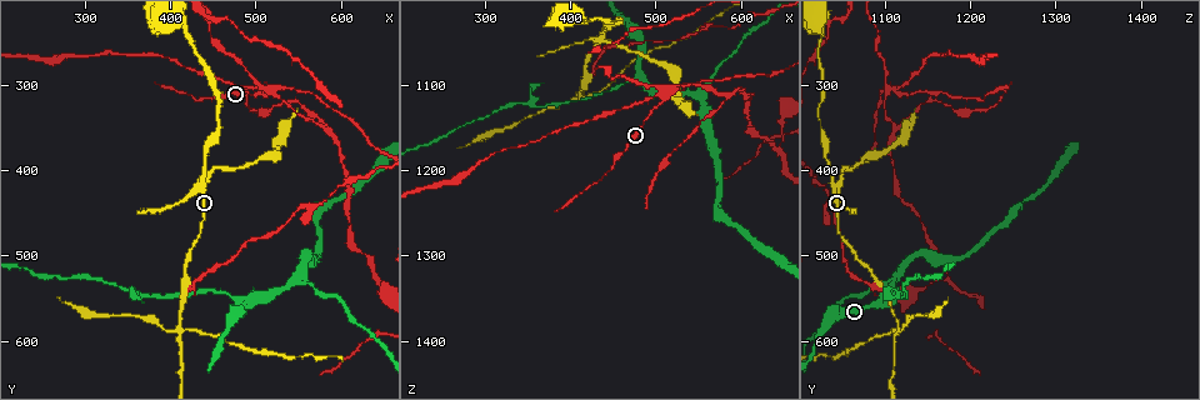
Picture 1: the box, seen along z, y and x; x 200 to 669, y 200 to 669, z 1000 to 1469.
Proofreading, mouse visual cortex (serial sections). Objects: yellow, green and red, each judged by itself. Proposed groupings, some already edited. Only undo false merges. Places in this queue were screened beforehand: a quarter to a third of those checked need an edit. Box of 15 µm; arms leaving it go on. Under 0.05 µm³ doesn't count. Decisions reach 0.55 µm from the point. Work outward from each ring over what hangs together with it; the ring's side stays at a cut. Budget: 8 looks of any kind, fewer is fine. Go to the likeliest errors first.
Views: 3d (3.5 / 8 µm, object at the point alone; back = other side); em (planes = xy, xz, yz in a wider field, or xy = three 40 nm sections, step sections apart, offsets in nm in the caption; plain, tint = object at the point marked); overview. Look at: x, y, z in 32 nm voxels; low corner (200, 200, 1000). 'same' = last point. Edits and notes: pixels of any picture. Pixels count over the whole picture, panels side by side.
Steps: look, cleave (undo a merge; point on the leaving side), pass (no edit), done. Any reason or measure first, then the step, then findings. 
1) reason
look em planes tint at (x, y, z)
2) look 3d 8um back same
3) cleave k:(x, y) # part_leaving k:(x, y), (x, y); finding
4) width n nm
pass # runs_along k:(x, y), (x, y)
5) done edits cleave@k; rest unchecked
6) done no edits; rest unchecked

abrupt turn
look 3d 8um at (415, 580, 1115)

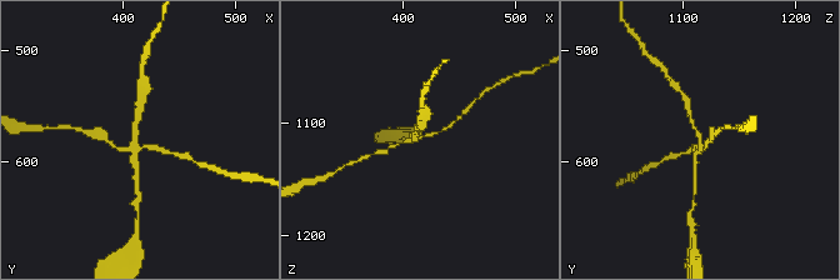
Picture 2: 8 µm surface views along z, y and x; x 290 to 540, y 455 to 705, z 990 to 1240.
arms 4; arm_widths 100, 150, 150, 150 nm
look em xy step 2 tint at (412, 582, 1116)

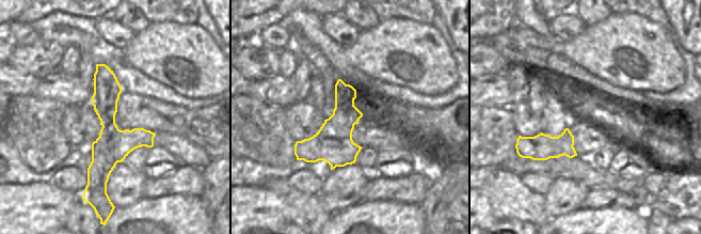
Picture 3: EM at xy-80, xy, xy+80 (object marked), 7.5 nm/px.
cleave 2:(104, 136) # part_leaving 2:(131, 146), (123, 150), (86, 131); a second cell is stuck on

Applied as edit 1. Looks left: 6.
look overview

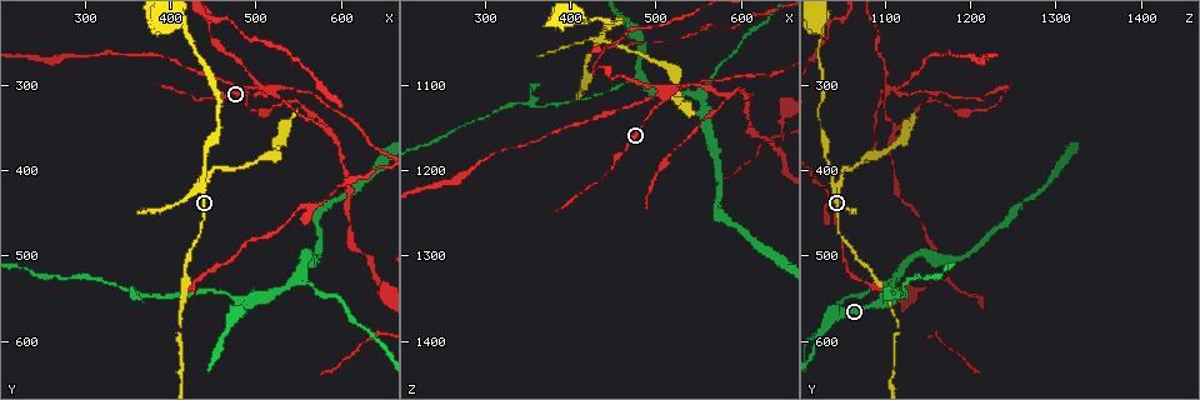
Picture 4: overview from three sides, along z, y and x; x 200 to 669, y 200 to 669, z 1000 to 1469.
four arms meet
look 3d 8um at (510, 310, 1120)

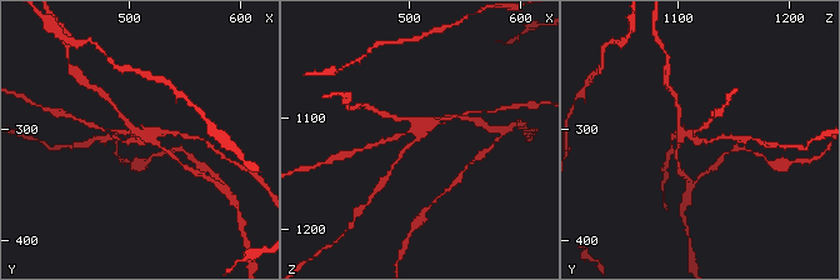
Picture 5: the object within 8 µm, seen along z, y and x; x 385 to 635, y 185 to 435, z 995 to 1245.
look 3d 3.5um back at (510, 312, 1118)

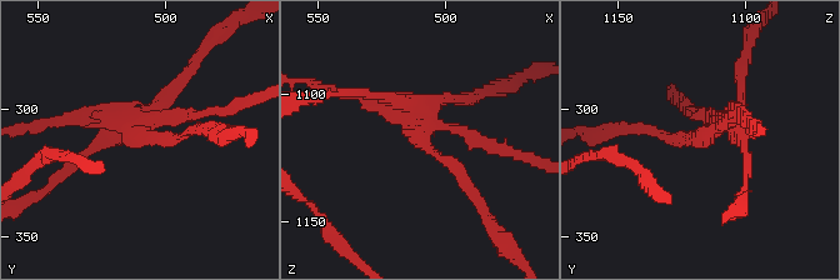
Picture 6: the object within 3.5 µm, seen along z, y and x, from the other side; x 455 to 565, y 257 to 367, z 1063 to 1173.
need the tissue
look em xy step 2 tint at (511, 309, 1118)

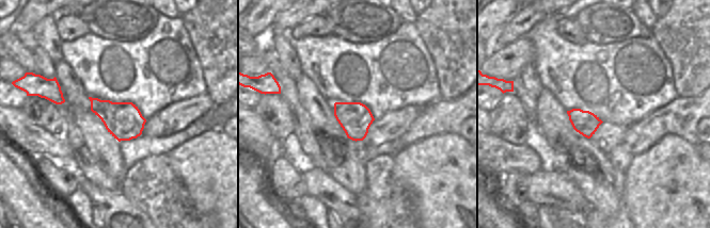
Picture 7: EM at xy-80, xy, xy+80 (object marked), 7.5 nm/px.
cleave 6:(693, 114) # part_leaving 6:(409, 118), (394, 98), (324, 95); two cells meet here

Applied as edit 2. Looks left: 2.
narrows sharply
look 3d 3.5um at (365, 545, 1125)

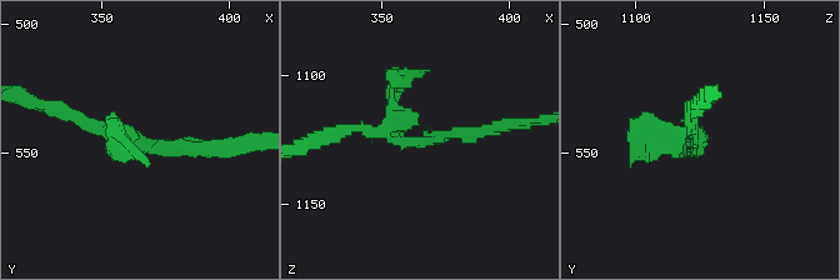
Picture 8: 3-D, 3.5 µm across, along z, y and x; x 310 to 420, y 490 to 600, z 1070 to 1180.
look em xy step 2 tint at (365, 544, 1126)

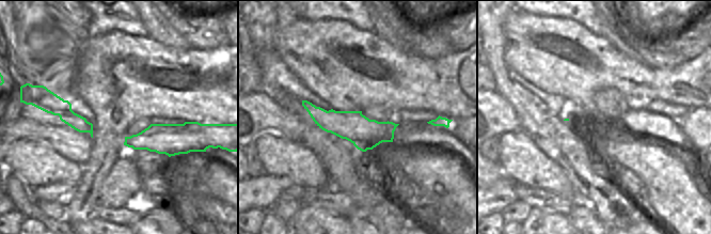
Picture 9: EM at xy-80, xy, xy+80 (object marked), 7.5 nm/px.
cleave 8:(645, 139) # two cells meet here

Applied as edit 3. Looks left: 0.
done edits cleave@2, cleave@6, cleave@8; rest unchecked

